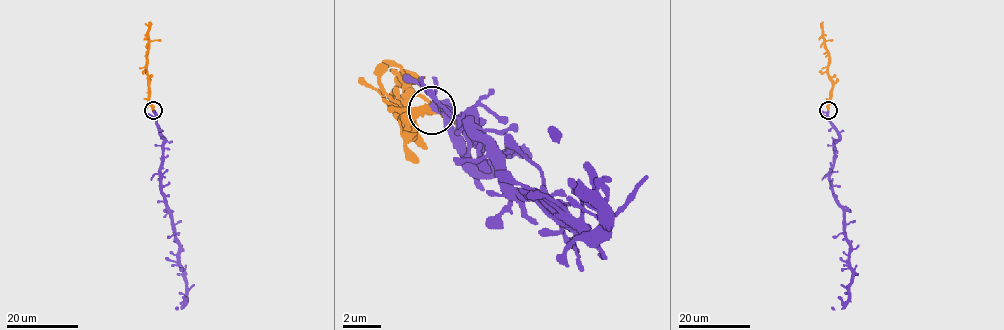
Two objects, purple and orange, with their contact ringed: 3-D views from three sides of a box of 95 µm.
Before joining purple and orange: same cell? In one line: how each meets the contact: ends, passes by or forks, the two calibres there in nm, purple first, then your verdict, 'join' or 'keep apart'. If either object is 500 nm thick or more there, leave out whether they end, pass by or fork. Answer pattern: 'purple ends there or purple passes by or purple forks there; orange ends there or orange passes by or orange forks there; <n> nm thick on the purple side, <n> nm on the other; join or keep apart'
purple passes by; orange passes by; 320 nm thick on the purple side, 360 nm on the other; join

